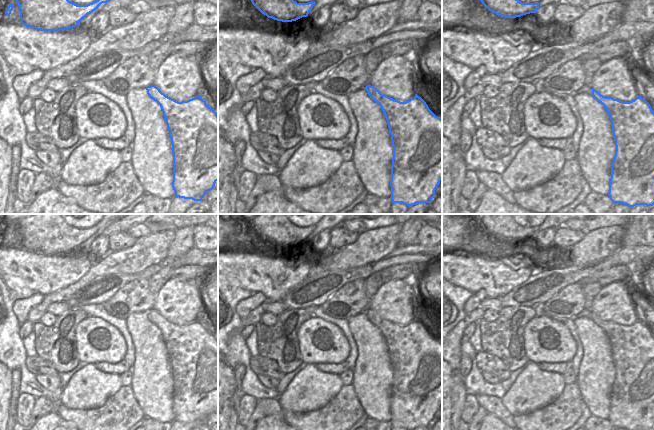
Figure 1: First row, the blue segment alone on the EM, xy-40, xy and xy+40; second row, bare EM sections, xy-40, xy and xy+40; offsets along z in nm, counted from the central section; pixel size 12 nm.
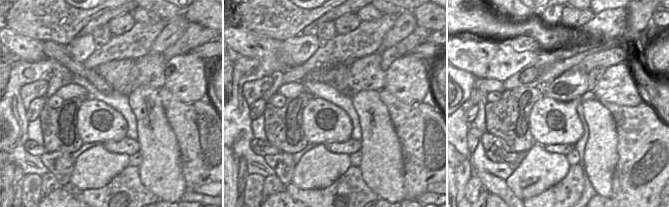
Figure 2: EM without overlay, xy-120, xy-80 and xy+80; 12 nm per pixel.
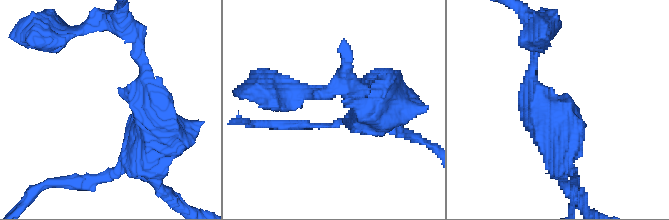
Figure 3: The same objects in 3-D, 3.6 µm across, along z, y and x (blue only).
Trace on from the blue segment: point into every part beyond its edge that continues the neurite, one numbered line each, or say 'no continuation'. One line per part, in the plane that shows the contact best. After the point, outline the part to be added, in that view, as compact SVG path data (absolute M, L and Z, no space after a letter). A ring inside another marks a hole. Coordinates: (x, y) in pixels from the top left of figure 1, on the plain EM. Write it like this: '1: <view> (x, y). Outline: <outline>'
no continuation.

